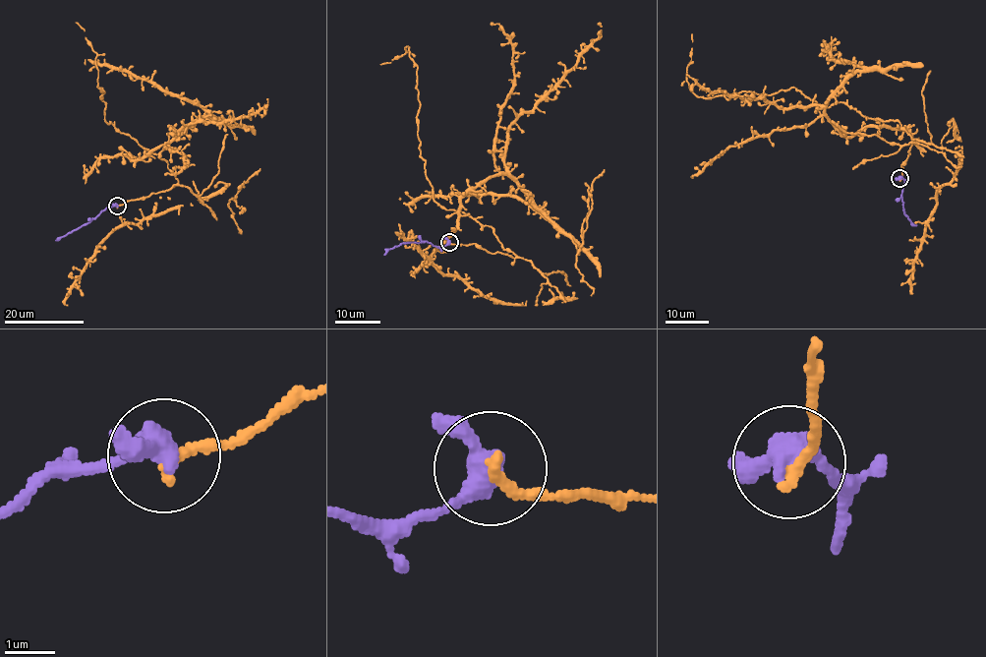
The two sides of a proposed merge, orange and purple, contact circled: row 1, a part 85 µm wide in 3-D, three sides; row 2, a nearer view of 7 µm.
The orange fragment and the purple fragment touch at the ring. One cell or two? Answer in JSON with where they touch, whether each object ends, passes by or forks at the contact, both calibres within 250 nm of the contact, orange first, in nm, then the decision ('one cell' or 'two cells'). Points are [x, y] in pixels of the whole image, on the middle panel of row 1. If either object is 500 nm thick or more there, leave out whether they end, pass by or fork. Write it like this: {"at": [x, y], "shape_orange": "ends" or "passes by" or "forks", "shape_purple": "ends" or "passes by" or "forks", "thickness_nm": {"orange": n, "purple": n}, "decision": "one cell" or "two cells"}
{"at": [449, 242], "shape_orange": "ends", "shape_purple": "passes by", "thickness_nm": {"orange": 240, "purple": 440}, "decision": "one cell"}

